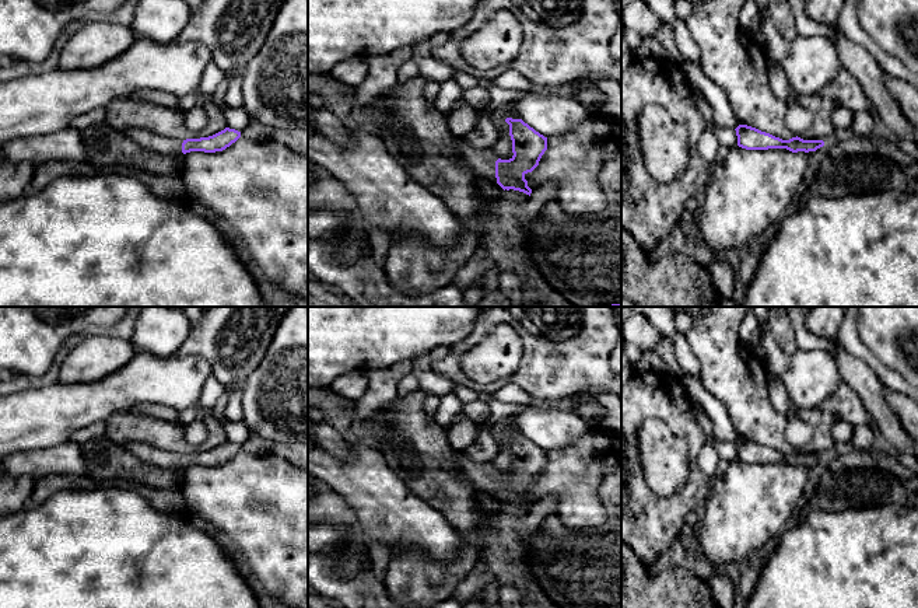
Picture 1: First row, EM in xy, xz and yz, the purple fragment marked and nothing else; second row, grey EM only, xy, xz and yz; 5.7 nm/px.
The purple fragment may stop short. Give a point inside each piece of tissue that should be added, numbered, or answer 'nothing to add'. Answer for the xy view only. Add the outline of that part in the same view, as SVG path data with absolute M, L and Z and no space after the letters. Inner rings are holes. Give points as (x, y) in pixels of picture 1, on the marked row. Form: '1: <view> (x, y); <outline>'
1: xy (144, 139); M140 127L126 129L119 133L130 139L140 148L165 156L178 156L178 157L183 156L182 153L183 140L181 139L165 137Z

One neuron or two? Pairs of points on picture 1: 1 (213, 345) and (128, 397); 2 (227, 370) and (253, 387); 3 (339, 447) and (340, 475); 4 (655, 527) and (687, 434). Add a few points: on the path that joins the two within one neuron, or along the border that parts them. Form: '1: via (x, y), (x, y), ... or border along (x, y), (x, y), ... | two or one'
1: border along (175, 353), (200, 355), (209, 363), (213, 373) | two
2: border along (265, 355), (260, 363), (242, 381) | two
3: border along (350, 444), (344, 457), (336, 457), (322, 447) | two
4: via (678, 505), (694, 488), (693, 457) | one

